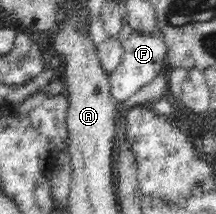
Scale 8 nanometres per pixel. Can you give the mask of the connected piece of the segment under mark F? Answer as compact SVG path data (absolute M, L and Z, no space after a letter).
M159 31L153 34L143 34L142 32L132 32L125 41L122 42L123 58L121 64L108 73L110 82L110 94L114 102L125 102L129 100L137 90L149 84L156 76L166 70L167 60L165 58L168 48L164 42L164 37Z

